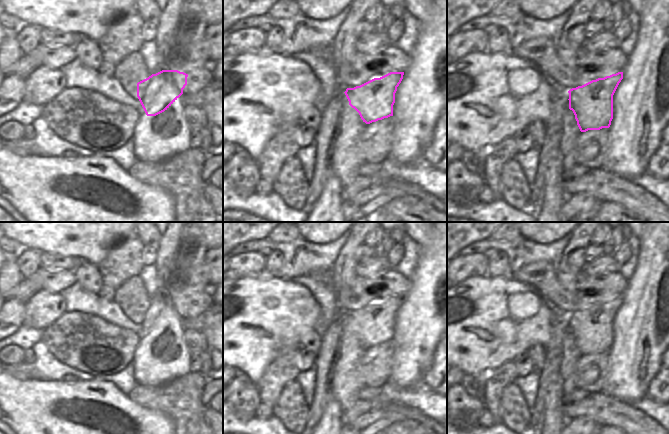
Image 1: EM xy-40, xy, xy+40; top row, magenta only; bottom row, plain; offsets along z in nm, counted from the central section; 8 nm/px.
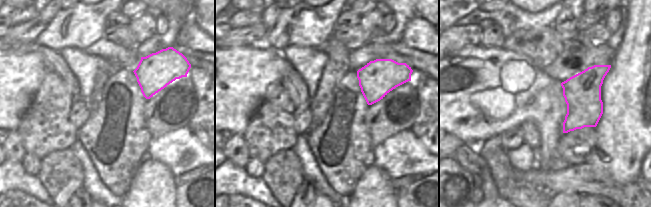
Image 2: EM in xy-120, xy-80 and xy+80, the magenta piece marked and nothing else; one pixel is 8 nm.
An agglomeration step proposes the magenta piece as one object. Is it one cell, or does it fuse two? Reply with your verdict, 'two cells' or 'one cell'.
one cell

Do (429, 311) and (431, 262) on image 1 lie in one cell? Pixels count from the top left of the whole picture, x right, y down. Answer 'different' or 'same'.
same

